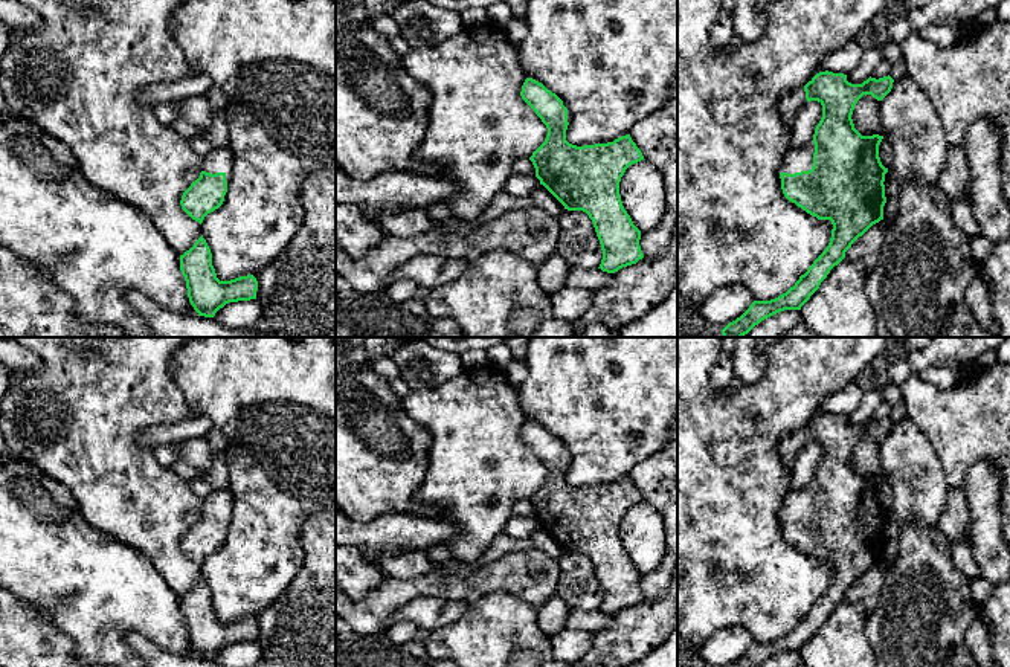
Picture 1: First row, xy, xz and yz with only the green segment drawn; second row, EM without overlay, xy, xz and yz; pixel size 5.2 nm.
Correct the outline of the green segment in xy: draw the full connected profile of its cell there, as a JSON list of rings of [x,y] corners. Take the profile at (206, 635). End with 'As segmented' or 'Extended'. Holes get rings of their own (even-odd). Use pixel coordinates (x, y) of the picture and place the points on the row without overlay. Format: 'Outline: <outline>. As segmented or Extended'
Outline: [[[203,577],[180,597],[180,612],[188,640],[198,658],[214,659],[229,644],[256,641],[258,623],[253,617],[220,623],[212,607],[211,591]]]. As segmented

